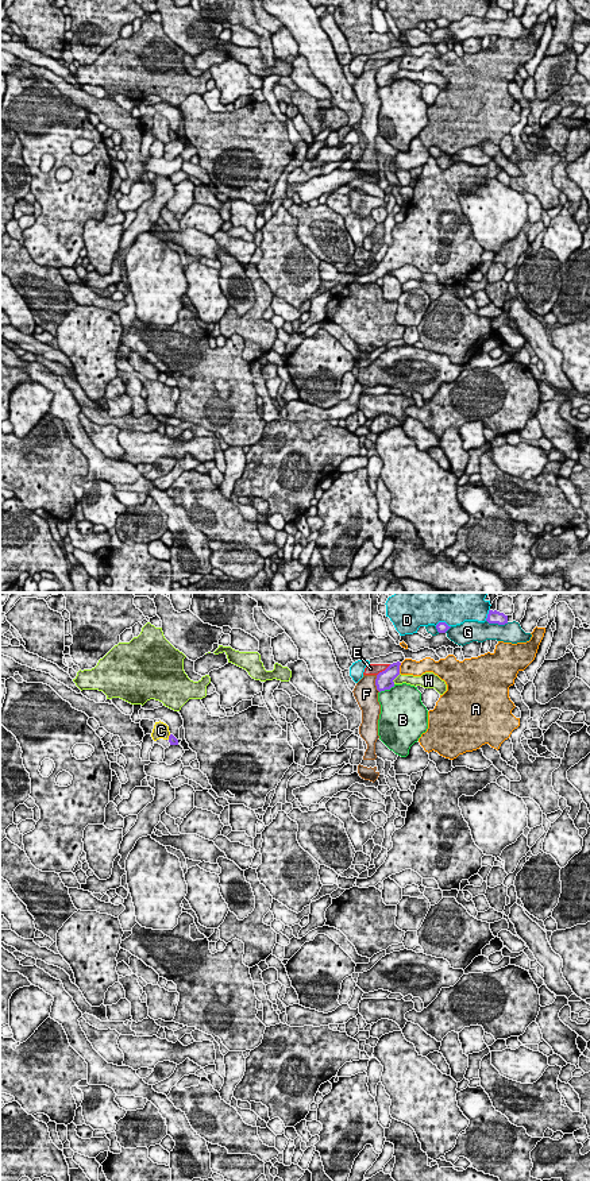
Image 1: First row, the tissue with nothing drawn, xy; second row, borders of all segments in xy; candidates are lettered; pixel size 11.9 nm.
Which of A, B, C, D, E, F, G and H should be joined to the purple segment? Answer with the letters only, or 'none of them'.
none of them

